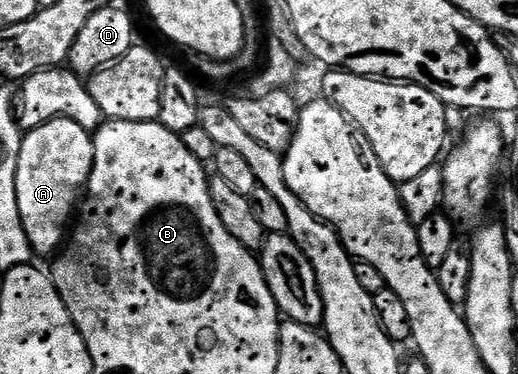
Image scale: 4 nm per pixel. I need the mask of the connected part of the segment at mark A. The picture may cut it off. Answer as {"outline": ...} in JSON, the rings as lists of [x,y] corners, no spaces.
{"outline":[[[56,117],[22,136],[17,156],[16,191],[23,229],[38,258],[52,258],[62,248],[83,190],[89,183],[92,166],[93,133],[79,127],[71,117]]]}

